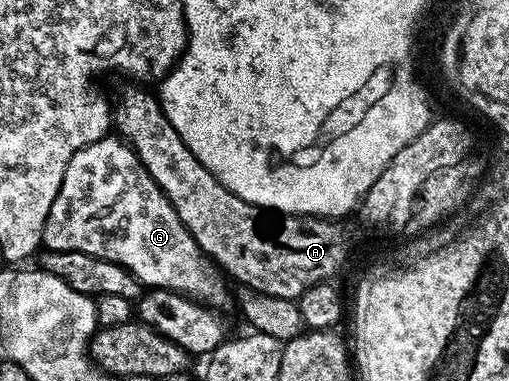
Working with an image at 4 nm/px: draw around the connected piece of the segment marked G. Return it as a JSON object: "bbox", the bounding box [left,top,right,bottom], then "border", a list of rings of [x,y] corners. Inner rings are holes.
{"bbox":[42,136,232,308],"border":[[[118,136],[96,140],[77,150],[72,160],[68,160],[60,192],[56,200],[52,200],[52,208],[44,224],[42,246],[46,250],[84,252],[88,256],[112,260],[132,272],[132,276],[136,276],[143,287],[171,290],[201,302],[203,306],[222,308],[232,298],[232,290],[230,294],[226,287],[227,279],[218,278],[219,267],[197,246],[197,241],[181,223],[168,196],[145,170],[133,148]]]}

